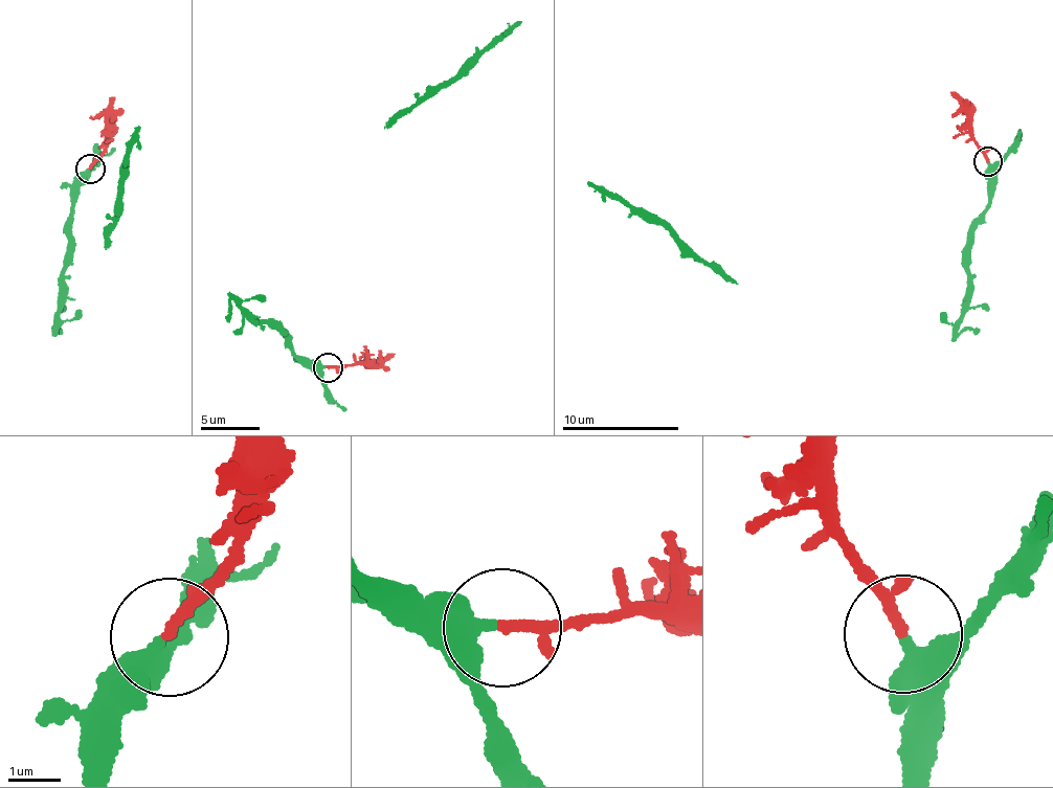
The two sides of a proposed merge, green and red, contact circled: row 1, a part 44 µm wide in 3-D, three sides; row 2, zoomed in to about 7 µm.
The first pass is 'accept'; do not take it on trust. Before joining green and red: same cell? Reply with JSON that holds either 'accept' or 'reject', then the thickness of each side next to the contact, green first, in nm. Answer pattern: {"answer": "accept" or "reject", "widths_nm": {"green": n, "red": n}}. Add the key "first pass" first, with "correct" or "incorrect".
{"first pass": "incorrect", "answer": "reject", "widths_nm": {"green": 320, "red": 150}}

